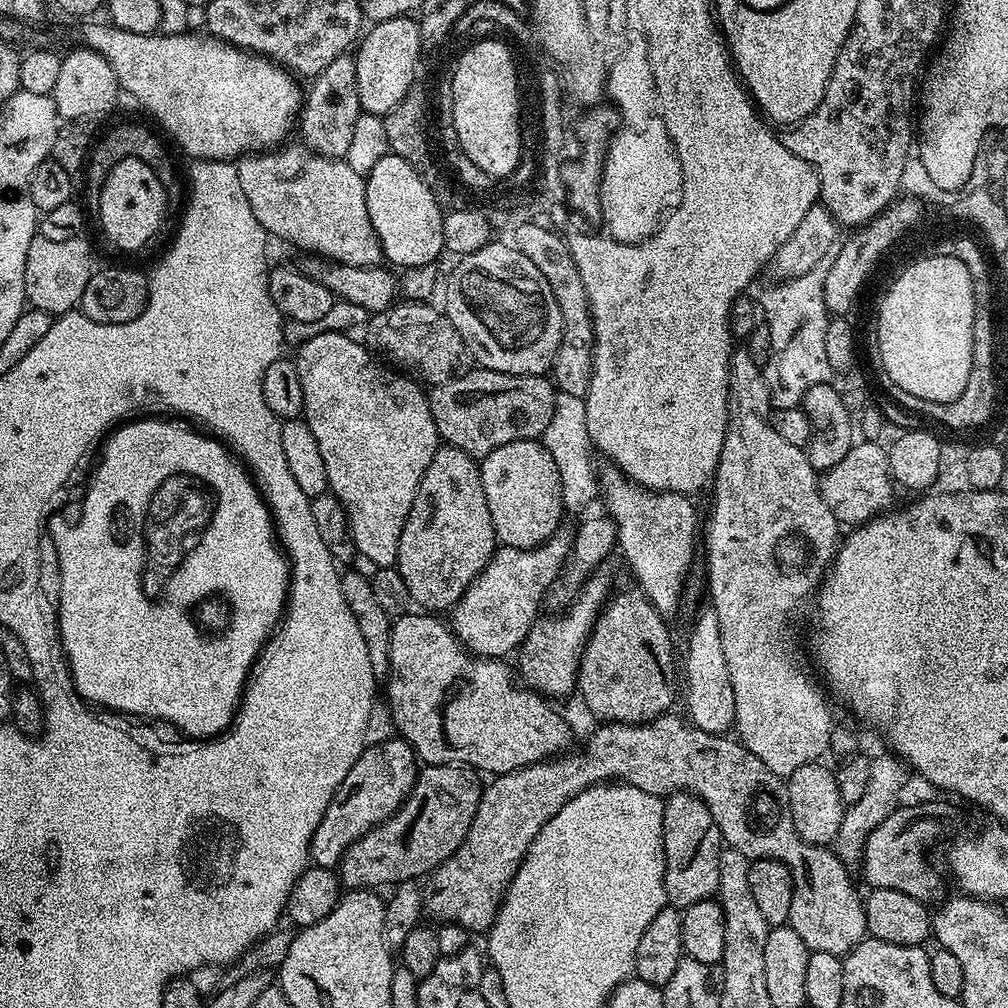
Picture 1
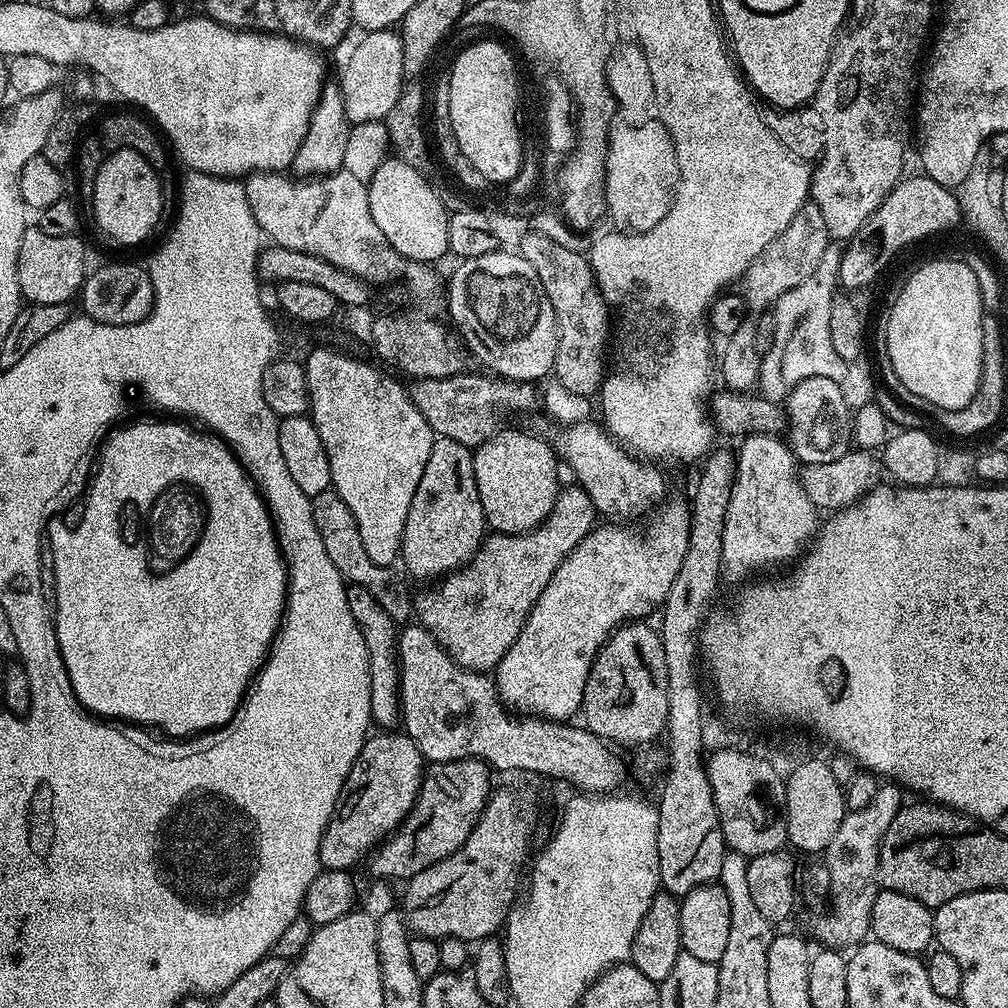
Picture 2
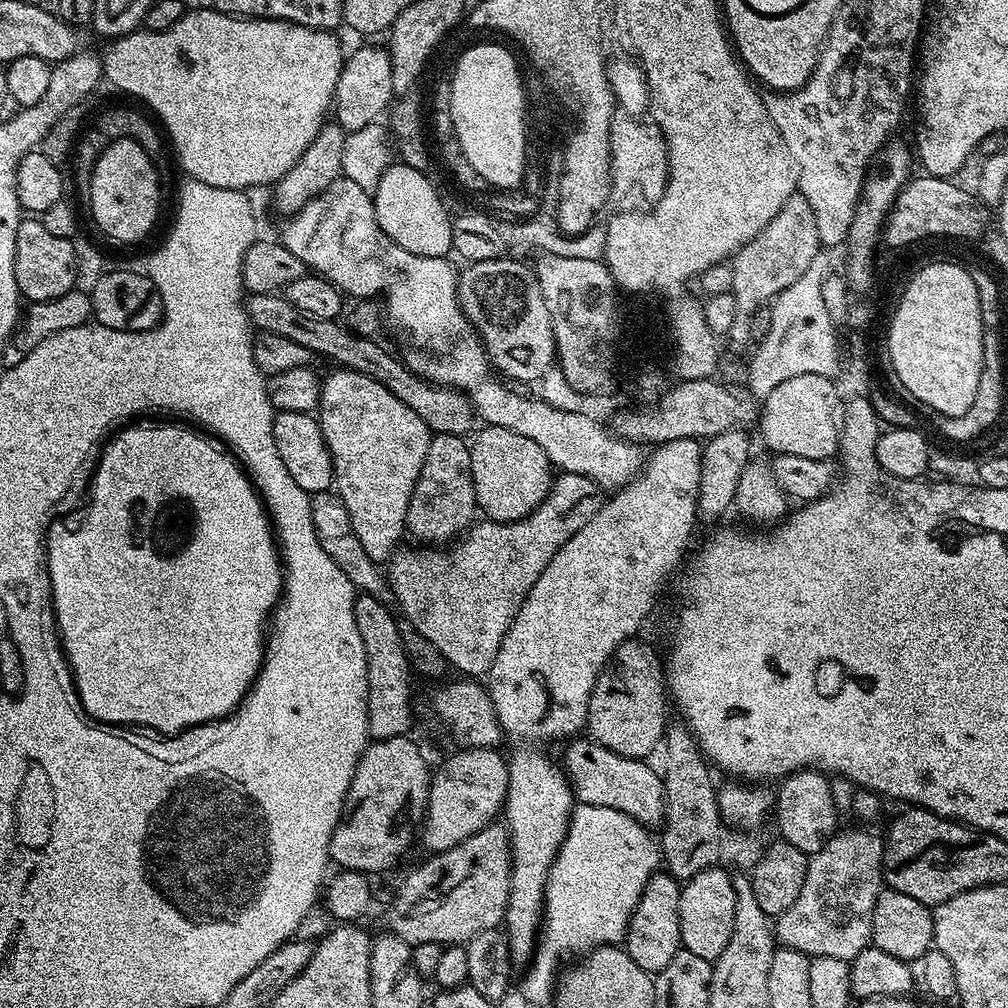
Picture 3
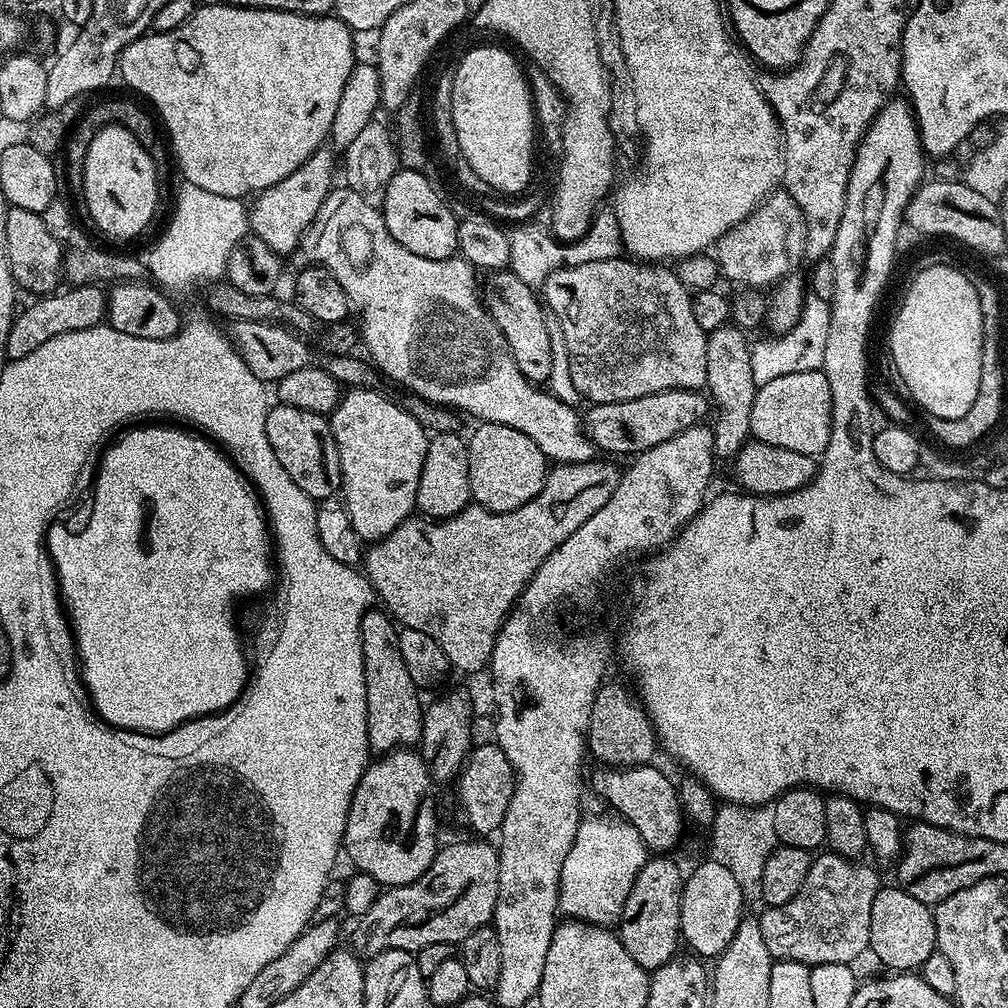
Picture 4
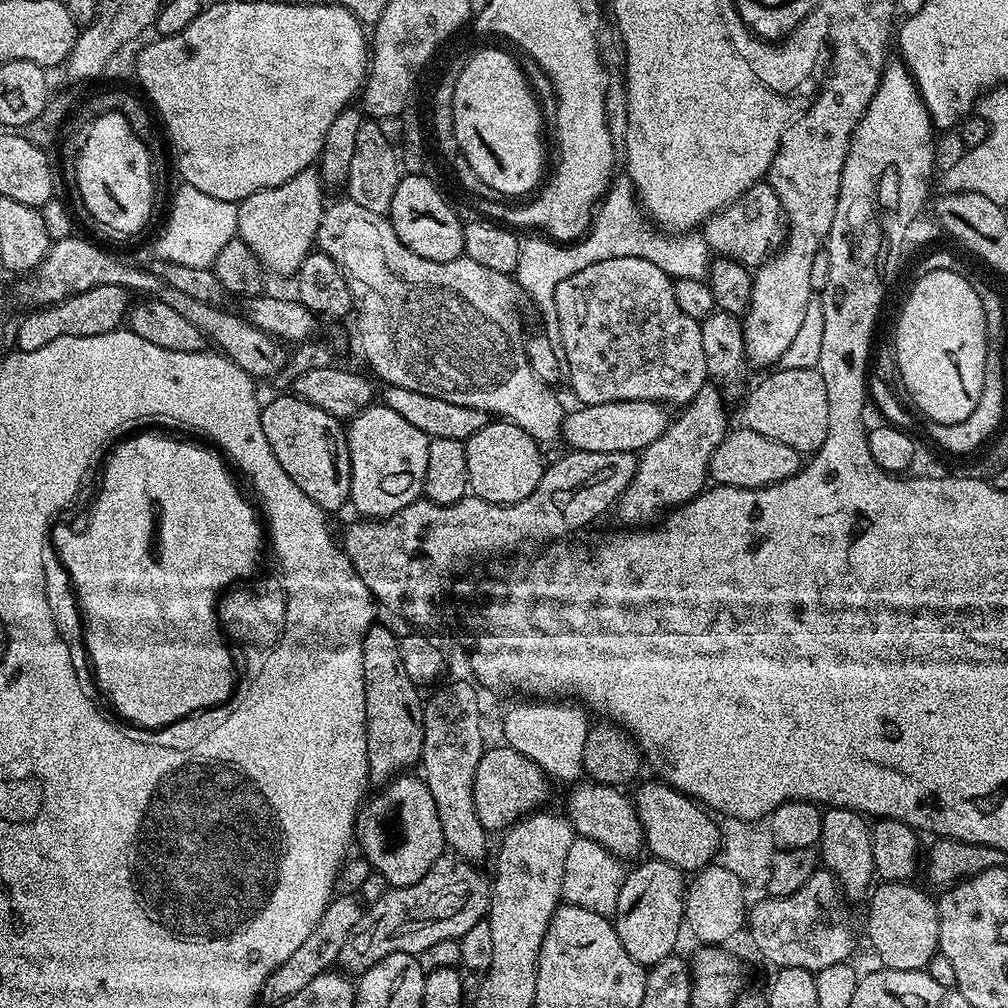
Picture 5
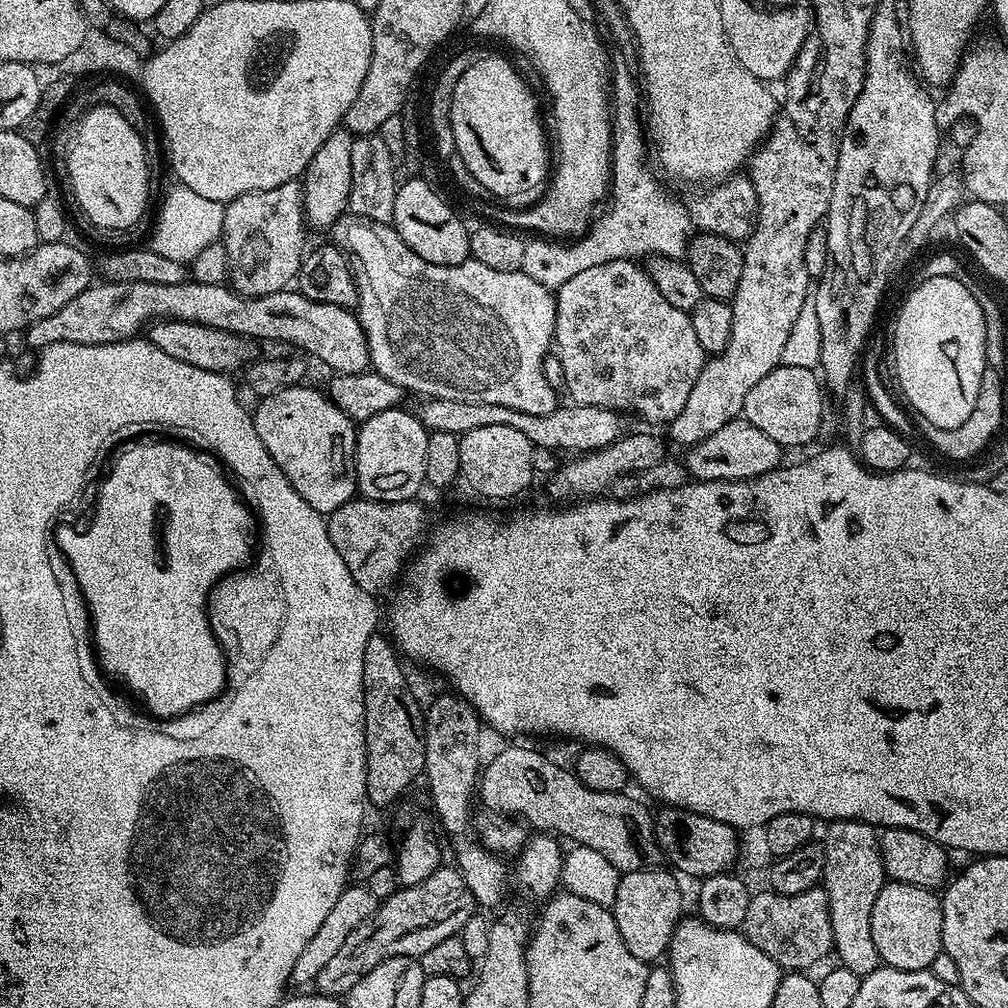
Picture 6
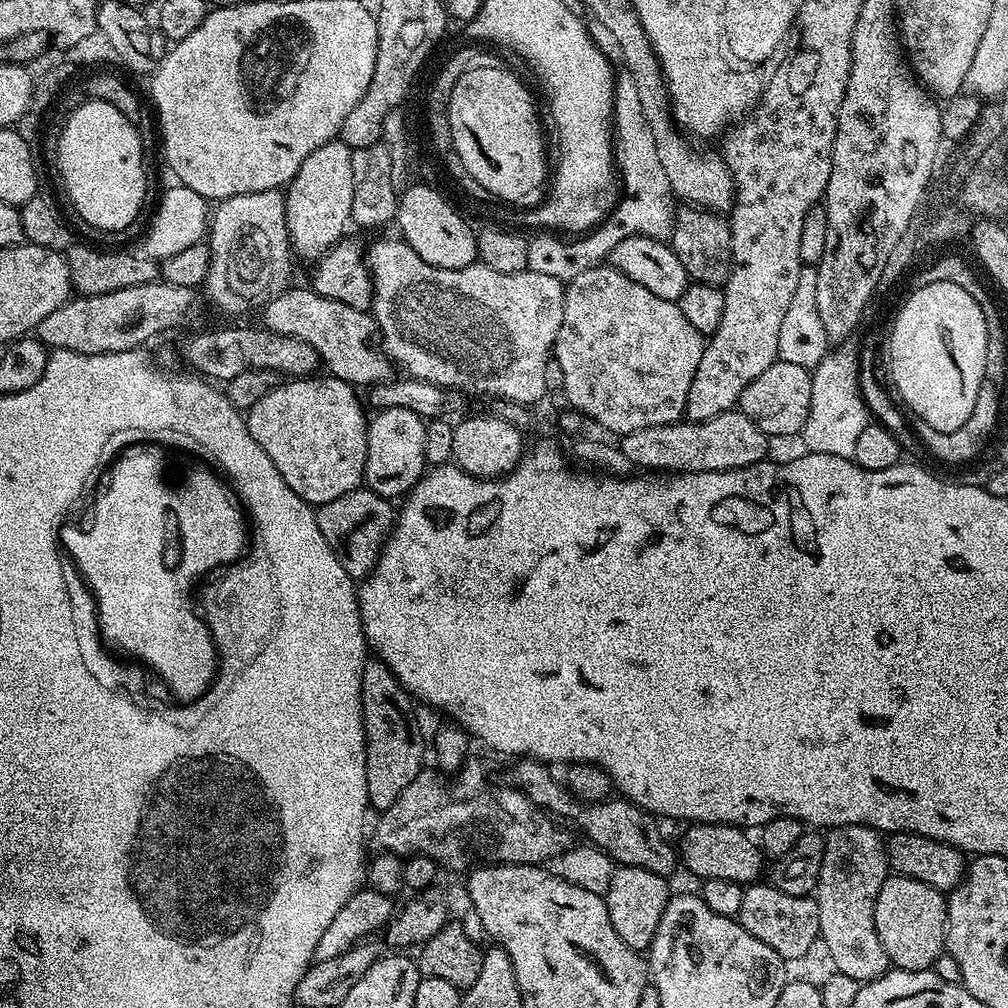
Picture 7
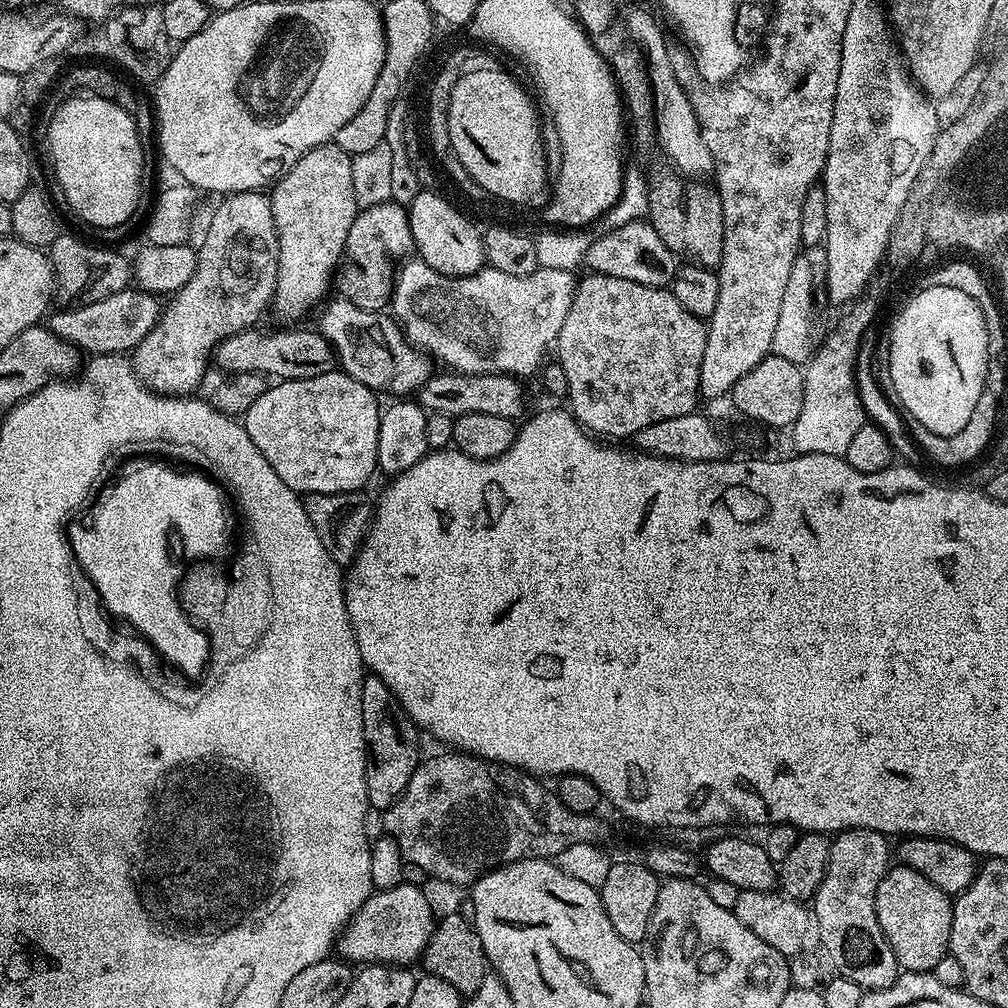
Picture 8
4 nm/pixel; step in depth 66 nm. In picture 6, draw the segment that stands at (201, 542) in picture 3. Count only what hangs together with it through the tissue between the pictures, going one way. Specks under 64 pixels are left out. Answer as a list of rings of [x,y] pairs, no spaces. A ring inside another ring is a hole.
[[[164,438],[129,440],[132,441],[122,445],[112,456],[112,465],[109,466],[108,473],[100,484],[100,493],[96,496],[96,513],[92,516],[92,525],[85,532],[75,532],[68,524],[62,525],[61,528],[59,525],[54,535],[56,545],[68,559],[72,573],[76,575],[80,593],[84,595],[84,602],[88,606],[90,640],[94,645],[94,655],[99,667],[109,677],[112,675],[113,681],[121,680],[144,703],[142,708],[145,713],[156,718],[171,718],[182,716],[186,712],[210,703],[224,691],[228,679],[228,666],[224,652],[208,621],[208,593],[217,580],[222,580],[228,573],[237,571],[249,559],[254,548],[254,516],[215,456],[201,452],[183,442],[169,442]]]

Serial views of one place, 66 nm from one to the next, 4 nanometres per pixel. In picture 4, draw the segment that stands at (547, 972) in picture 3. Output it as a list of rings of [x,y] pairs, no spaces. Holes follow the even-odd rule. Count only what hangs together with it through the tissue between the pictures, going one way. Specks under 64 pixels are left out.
[[[608,816],[581,819],[574,846],[570,846],[570,854],[566,854],[566,862],[562,862],[560,871],[560,912],[573,920],[601,926],[612,926],[619,921],[626,898],[630,898],[630,886],[634,886],[634,878],[638,878],[642,866],[650,859],[650,850],[642,842],[638,830],[623,818]]]

